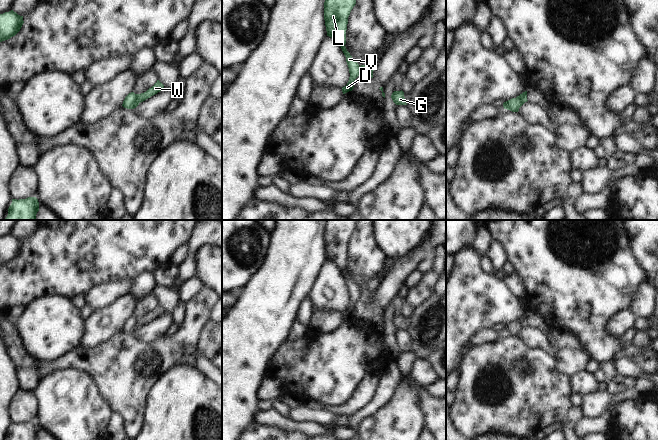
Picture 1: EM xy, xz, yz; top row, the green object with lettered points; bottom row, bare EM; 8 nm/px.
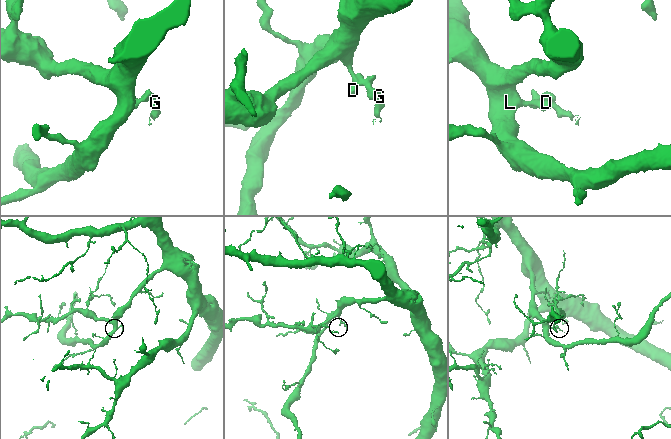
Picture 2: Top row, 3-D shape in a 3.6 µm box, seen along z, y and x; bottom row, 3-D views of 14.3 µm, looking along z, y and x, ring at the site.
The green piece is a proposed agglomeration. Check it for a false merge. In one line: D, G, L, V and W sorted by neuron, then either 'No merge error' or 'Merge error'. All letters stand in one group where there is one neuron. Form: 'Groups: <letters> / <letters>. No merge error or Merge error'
Groups: D L V / G W. Merge error

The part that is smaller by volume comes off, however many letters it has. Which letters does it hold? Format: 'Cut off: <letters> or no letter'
Cut off: G, W

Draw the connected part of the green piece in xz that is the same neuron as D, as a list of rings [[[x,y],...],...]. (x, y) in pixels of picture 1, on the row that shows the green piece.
[[[325,0],[324,2],[327,36],[333,38],[340,45],[349,68],[350,77],[347,85],[342,87],[343,94],[353,90],[354,81],[360,74],[359,64],[345,47],[348,17],[355,4],[356,0]]]

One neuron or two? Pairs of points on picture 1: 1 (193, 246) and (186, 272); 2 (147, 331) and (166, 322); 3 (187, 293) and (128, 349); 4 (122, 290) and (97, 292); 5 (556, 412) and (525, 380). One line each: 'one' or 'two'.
1: one
2: one
3: two
4: one
5: one

